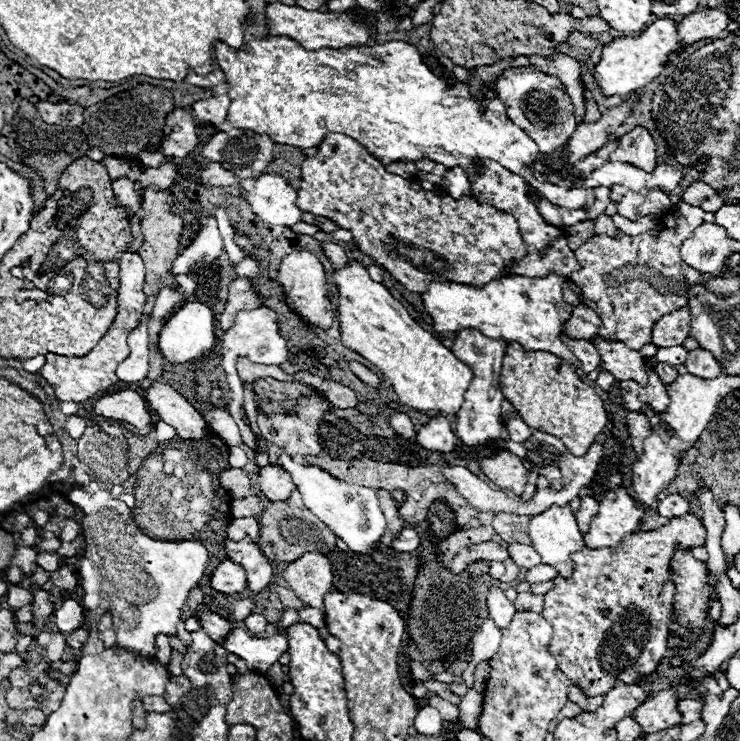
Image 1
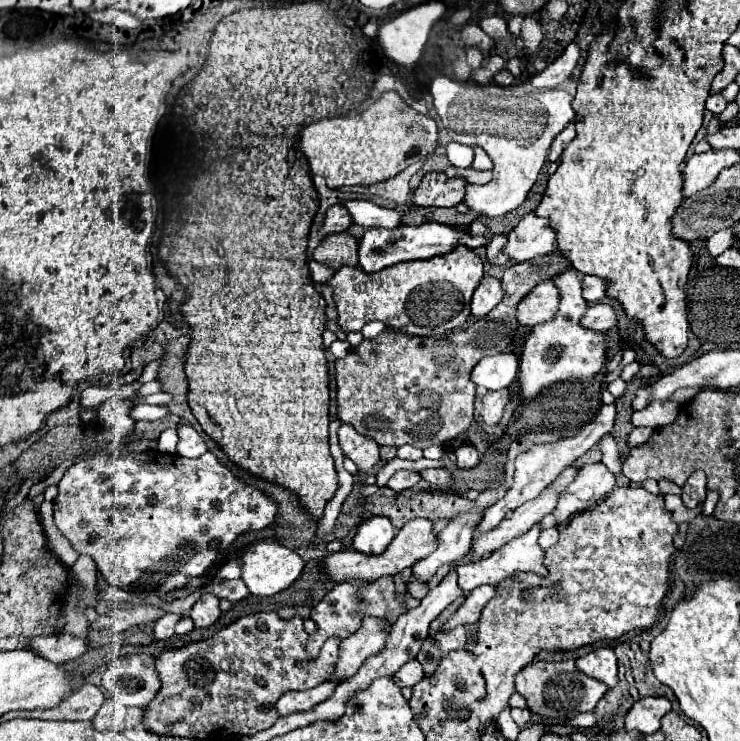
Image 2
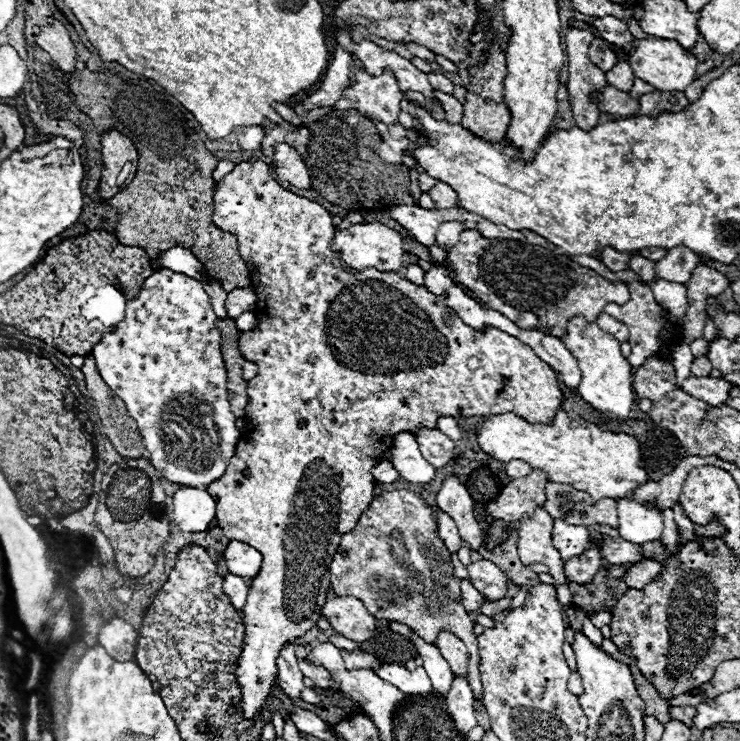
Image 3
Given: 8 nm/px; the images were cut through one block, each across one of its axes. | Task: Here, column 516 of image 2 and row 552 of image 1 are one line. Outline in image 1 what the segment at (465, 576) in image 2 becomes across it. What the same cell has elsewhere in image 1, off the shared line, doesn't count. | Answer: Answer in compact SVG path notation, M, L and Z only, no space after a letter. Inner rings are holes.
M552 506L546 512L532 516L528 534L542 564L554 566L556 572L566 578L574 572L570 554L580 552L584 540L570 506Z

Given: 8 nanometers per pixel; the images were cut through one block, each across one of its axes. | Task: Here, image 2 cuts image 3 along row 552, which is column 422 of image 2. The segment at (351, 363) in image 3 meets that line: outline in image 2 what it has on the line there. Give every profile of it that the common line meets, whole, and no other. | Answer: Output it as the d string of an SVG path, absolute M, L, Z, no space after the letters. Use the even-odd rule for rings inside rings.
M458 246L444 258L430 258L428 262L402 262L376 274L364 274L360 268L344 268L338 270L328 284L334 288L334 300L338 304L338 324L344 332L358 332L366 322L382 320L388 328L404 330L414 336L440 336L448 330L460 328L468 320L470 298L482 276L484 270L476 252L466 246Z

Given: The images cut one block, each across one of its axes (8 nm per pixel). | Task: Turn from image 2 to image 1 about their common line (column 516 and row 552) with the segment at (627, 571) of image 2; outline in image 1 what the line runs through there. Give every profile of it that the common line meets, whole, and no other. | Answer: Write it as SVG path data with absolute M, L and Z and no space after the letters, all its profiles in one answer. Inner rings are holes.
M686 514L682 518L672 518L666 526L658 528L658 530L652 530L652 532L638 532L638 534L630 534L626 538L622 538L622 542L616 546L616 548L602 548L602 550L590 550L590 548L584 548L580 552L574 552L572 560L574 560L574 574L570 578L562 578L562 576L556 576L554 578L554 586L552 590L544 596L544 610L542 610L542 616L544 620L552 626L552 638L550 638L550 644L548 644L548 650L552 652L552 656L556 658L560 670L586 694L586 696L604 696L610 688L614 688L618 682L622 684L634 684L638 682L642 676L648 676L654 672L656 664L664 658L664 654L668 652L668 626L670 626L670 616L672 616L672 600L674 600L674 584L670 582L670 558L672 558L672 552L674 552L674 546L680 544L684 548L694 548L694 546L704 546L704 540L706 540L706 530L704 530L704 524L692 516L692 514Z

